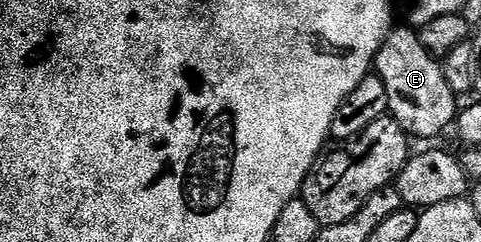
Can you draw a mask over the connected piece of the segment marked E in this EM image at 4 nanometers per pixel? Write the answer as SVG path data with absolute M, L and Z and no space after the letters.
M393 26L378 49L374 71L380 76L382 85L386 85L388 115L396 119L400 128L413 140L432 139L455 124L458 97L450 85L446 85L441 60L429 53L411 26Z

